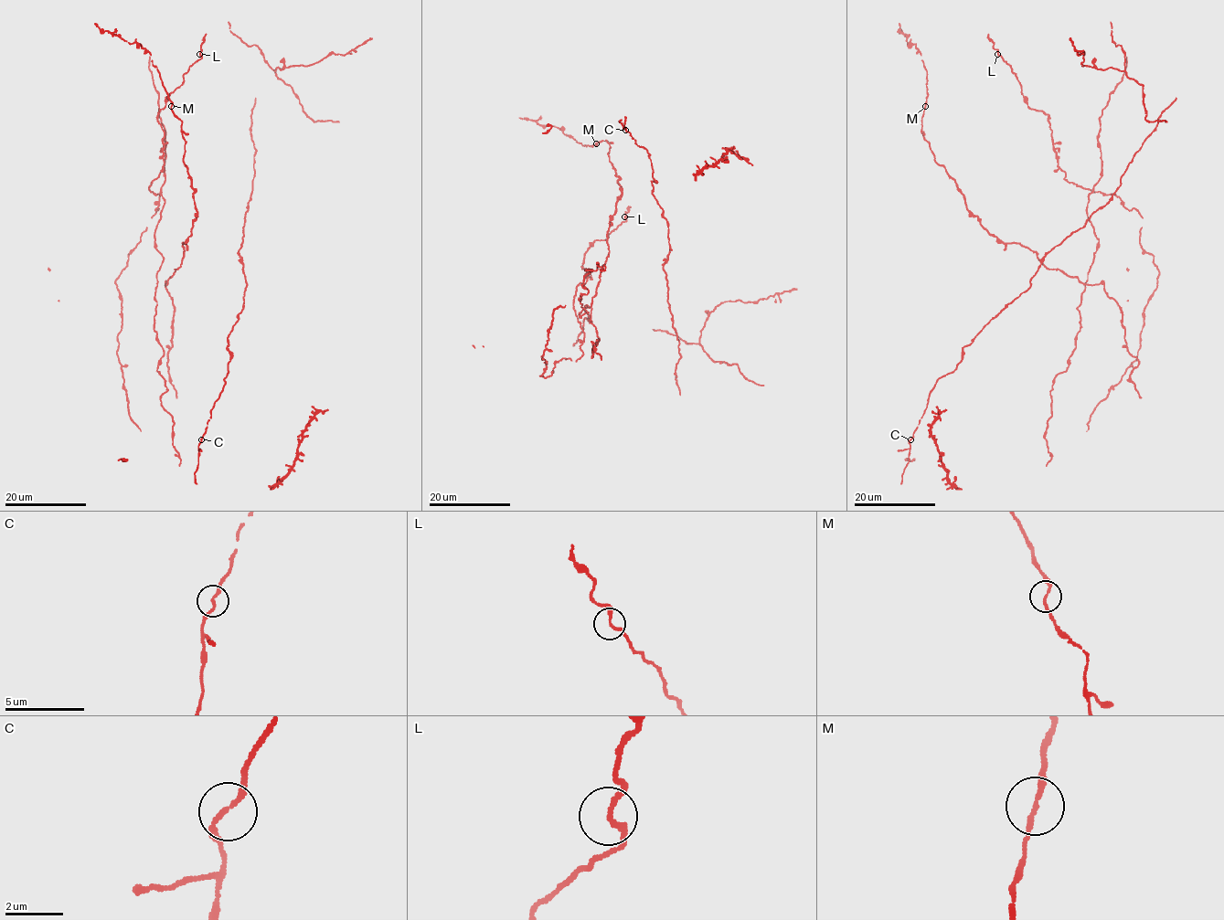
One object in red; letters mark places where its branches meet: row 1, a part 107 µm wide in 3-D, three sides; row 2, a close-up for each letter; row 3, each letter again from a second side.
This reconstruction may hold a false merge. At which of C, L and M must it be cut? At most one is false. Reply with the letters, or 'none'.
none

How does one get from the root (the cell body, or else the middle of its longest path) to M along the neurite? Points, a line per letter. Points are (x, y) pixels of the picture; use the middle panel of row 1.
M: (609, 256), (607, 231), (622, 195), (622, 187), (609, 161), (610, 145), (606, 141), (596, 143)

